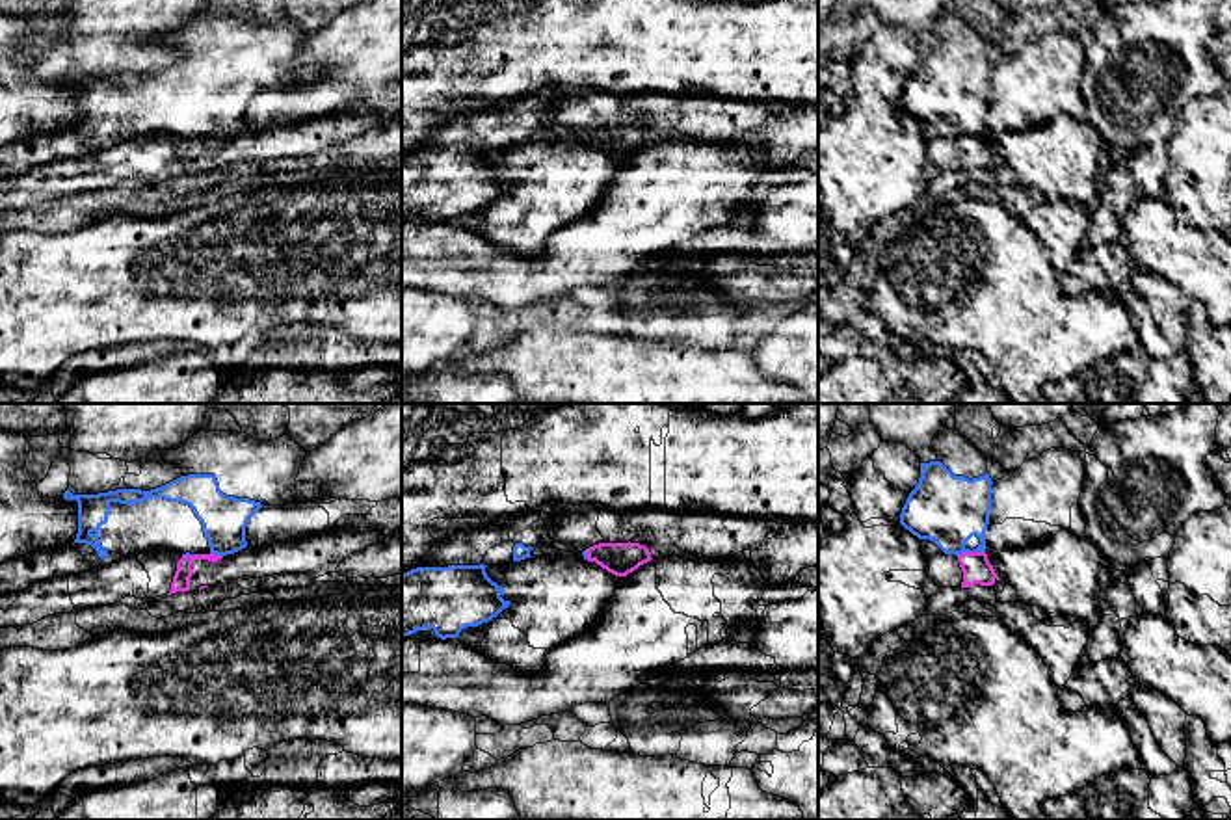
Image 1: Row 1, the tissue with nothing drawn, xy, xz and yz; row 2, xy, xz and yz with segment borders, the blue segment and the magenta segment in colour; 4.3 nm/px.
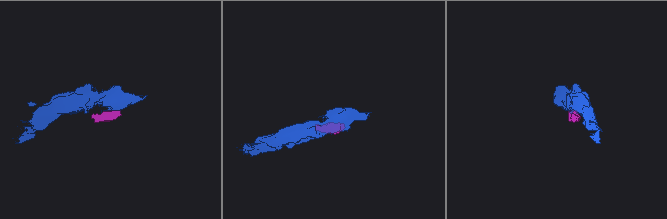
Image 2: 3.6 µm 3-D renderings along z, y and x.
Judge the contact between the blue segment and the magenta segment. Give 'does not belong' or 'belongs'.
does not belong

